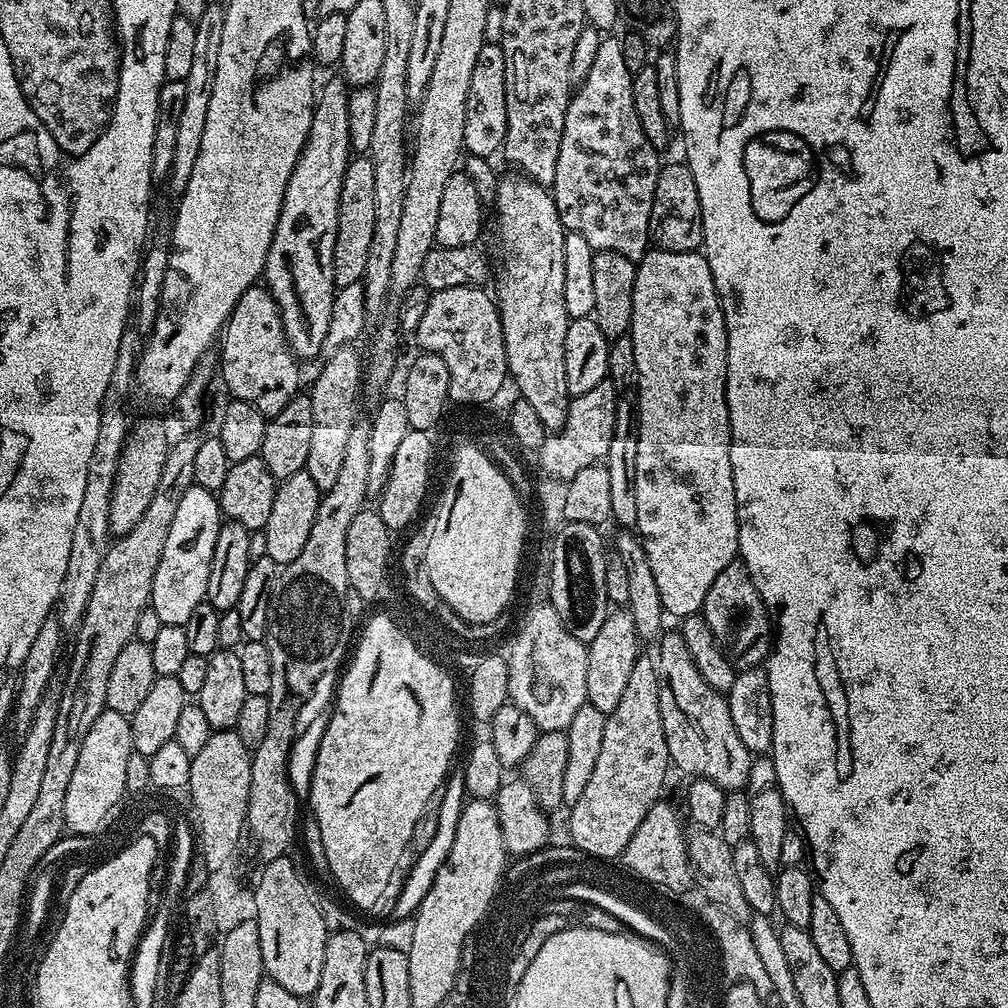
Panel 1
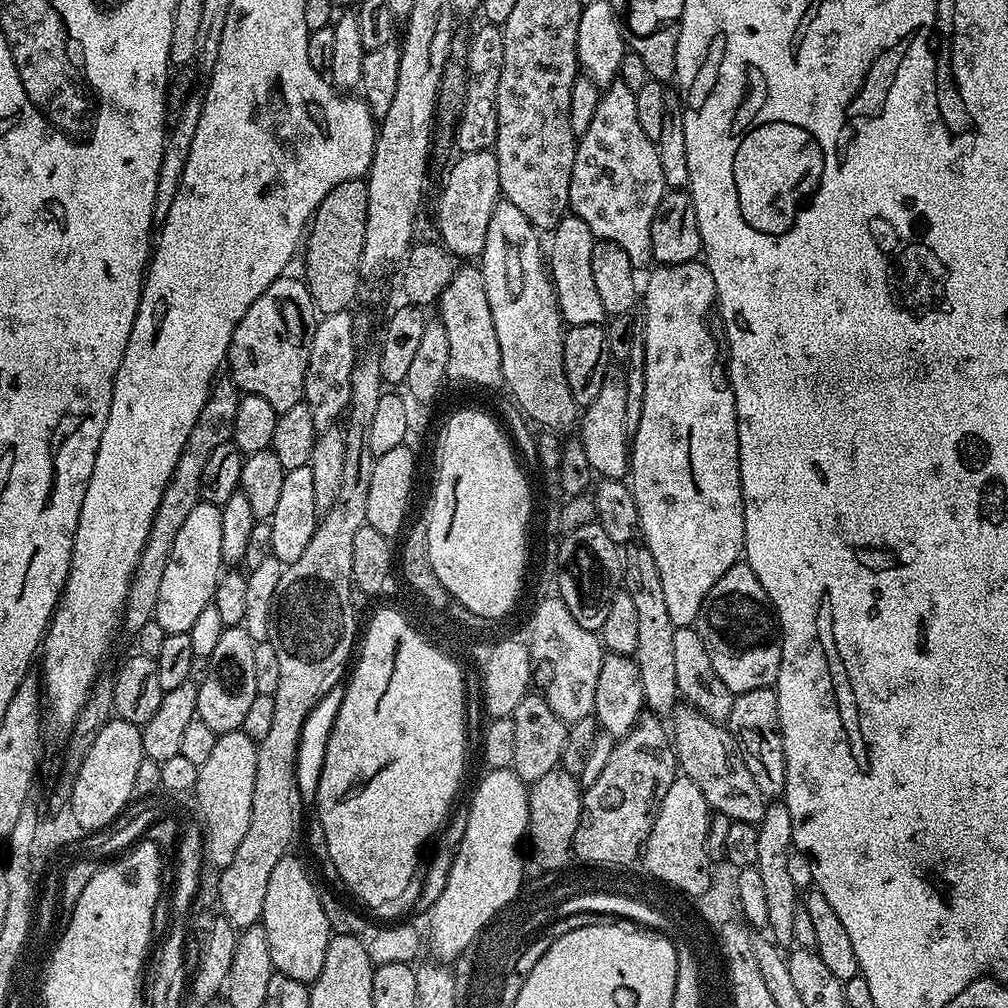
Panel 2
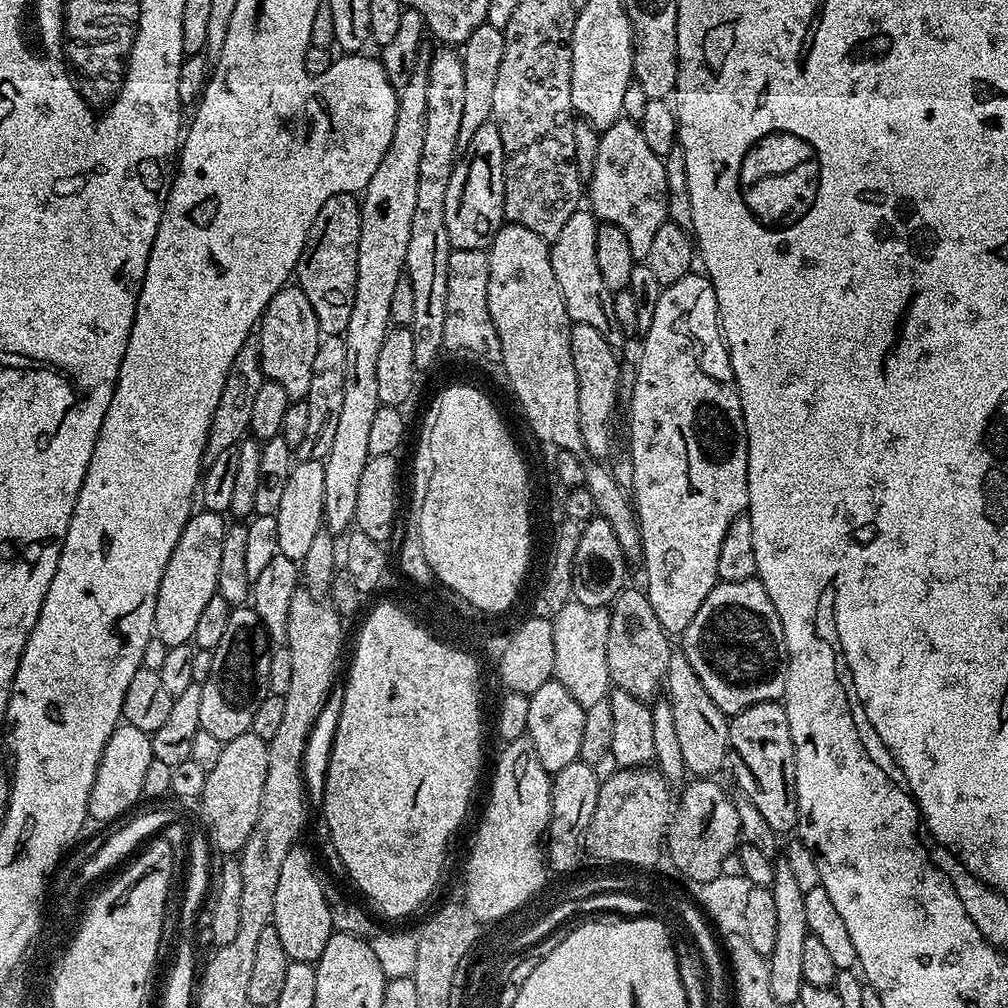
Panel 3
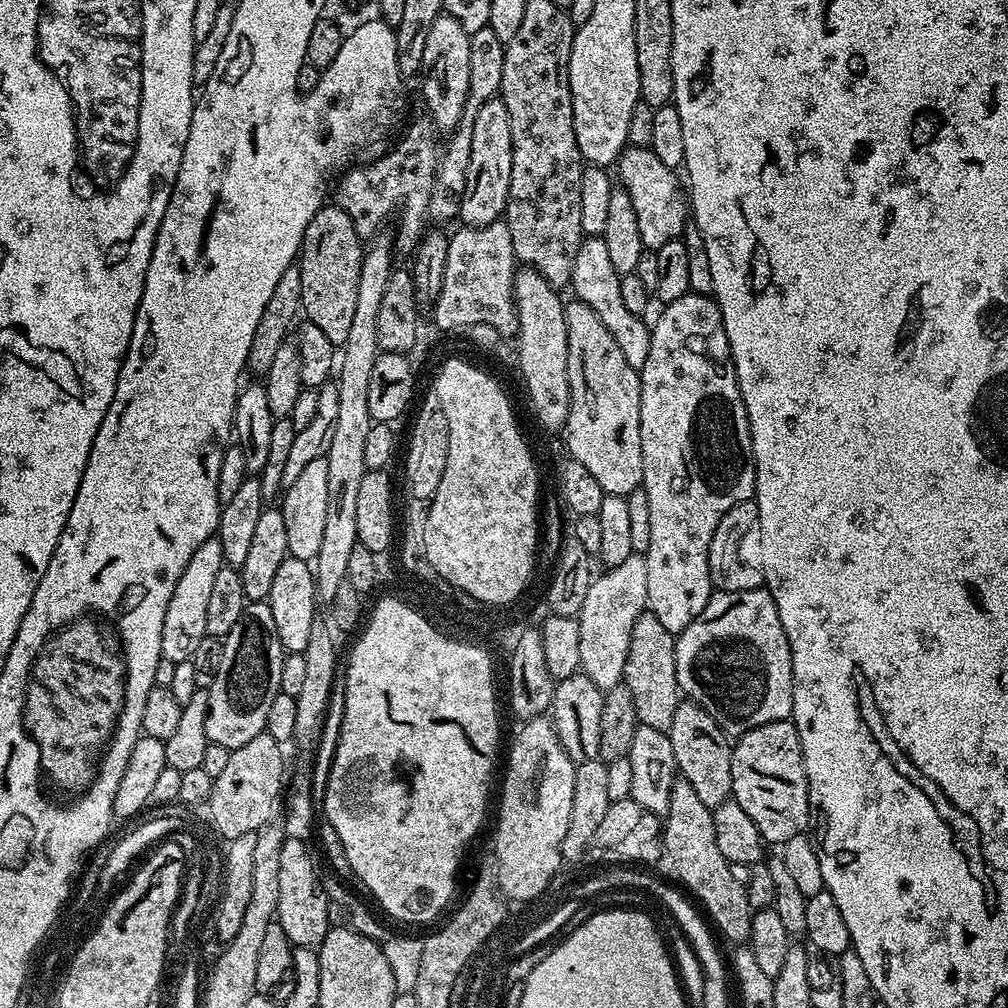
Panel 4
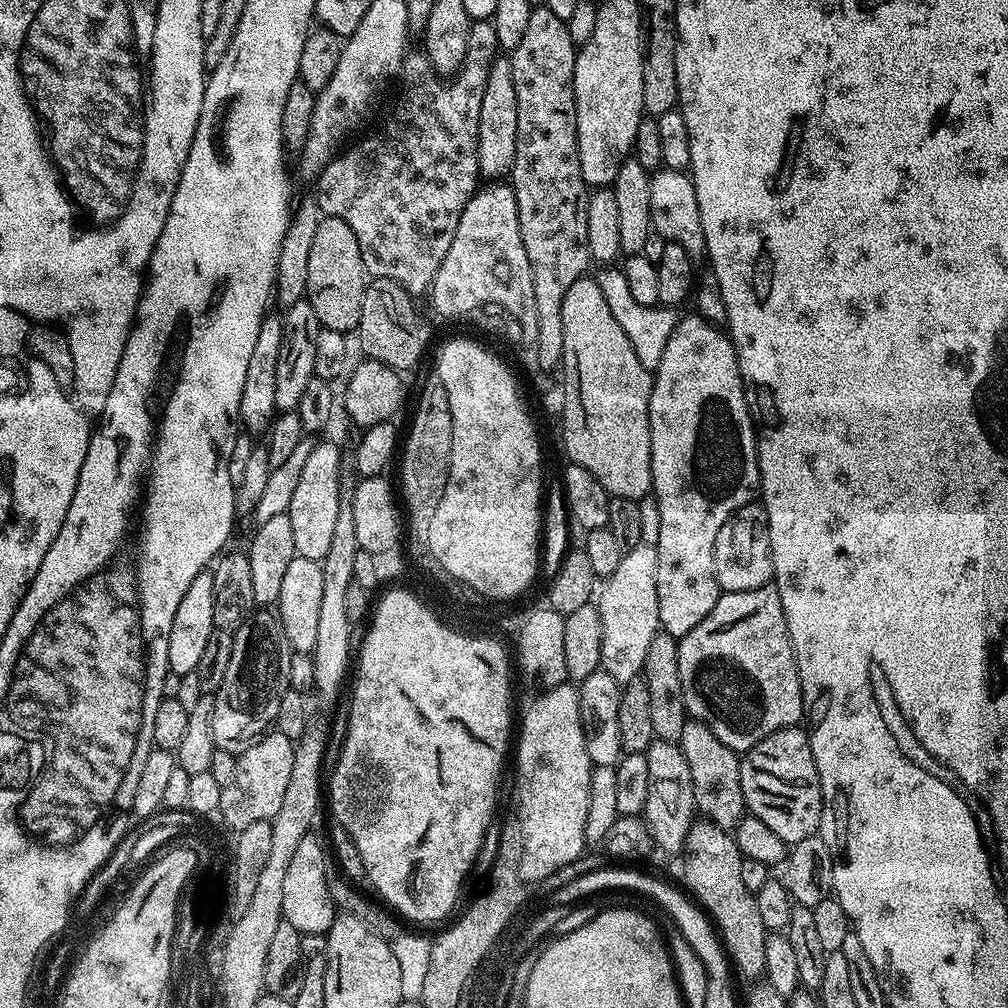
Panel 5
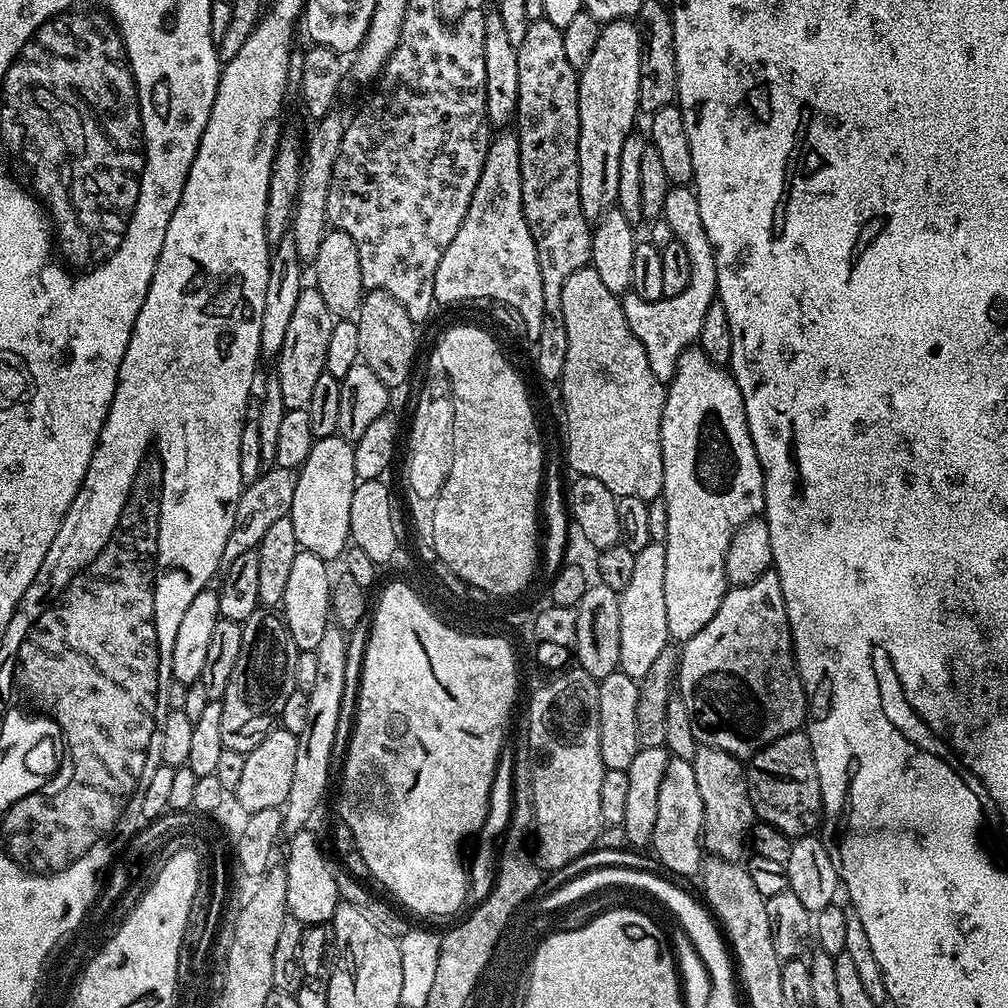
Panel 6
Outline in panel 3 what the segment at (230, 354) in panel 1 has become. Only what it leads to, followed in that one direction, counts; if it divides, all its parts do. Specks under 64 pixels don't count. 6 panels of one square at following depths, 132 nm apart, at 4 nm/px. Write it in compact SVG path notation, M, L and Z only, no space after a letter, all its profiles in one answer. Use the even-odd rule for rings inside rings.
M299 286L278 289L274 298L270 298L268 309L260 318L258 336L259 332L260 365L265 377L278 382L278 386L286 390L289 401L303 401L310 390L314 358L318 355L318 346L322 339L314 306L310 306L310 298L306 298L306 294Z

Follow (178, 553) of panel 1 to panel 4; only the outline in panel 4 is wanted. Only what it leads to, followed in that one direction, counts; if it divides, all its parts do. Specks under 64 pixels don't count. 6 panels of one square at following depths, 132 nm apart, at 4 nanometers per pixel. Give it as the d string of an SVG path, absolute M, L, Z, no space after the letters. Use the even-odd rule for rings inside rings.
M213 538L202 542L198 550L194 550L190 562L186 562L186 570L182 570L182 578L178 578L178 586L174 586L174 594L170 594L170 602L166 606L166 619L162 622L161 657L170 659L174 664L191 660L194 650L208 635L206 630L206 609L210 593L214 586L214 578L218 570L226 567L222 546L219 539Z

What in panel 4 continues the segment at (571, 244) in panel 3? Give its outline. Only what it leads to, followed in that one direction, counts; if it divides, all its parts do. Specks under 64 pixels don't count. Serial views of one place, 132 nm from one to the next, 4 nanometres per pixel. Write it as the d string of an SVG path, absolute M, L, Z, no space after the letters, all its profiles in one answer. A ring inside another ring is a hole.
M589 236L583 240L578 250L578 258L574 258L574 270L570 285L571 295L578 300L587 300L590 310L598 314L598 319L610 330L614 342L622 349L622 355L630 366L639 370L646 362L646 354L650 354L649 325L641 317L630 314L629 308L622 302L622 286L620 277L610 262L610 253L606 251L606 242L599 236Z

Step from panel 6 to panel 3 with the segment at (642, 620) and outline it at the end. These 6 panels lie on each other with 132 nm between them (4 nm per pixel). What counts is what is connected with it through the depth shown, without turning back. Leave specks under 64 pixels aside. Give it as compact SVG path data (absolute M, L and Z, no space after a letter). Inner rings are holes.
M572 599L551 617L554 630L554 678L574 694L584 709L593 708L609 695L610 681L606 666L606 636L610 634L608 608L582 606Z

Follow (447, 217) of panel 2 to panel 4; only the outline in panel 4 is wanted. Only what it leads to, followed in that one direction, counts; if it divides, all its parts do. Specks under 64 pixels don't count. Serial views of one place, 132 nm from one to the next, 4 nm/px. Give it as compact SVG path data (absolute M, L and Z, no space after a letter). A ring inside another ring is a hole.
M493 98L486 102L486 106L482 106L482 110L478 110L478 118L474 118L474 138L470 138L470 162L466 170L466 190L460 199L458 213L459 219L467 227L481 228L503 217L504 210L508 207L511 165L510 114L506 114L506 106L498 98Z

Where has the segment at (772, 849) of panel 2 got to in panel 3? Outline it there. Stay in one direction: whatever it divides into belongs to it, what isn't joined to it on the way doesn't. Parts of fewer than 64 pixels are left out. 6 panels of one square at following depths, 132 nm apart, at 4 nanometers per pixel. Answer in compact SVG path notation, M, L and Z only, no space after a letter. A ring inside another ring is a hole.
M787 859L775 861L772 870L772 893L776 909L775 921L778 922L778 934L774 938L774 950L767 957L770 970L770 991L782 1006L795 1005L800 998L804 985L802 978L802 949L810 934L806 926L806 898L798 882L794 882L794 870L790 870Z

